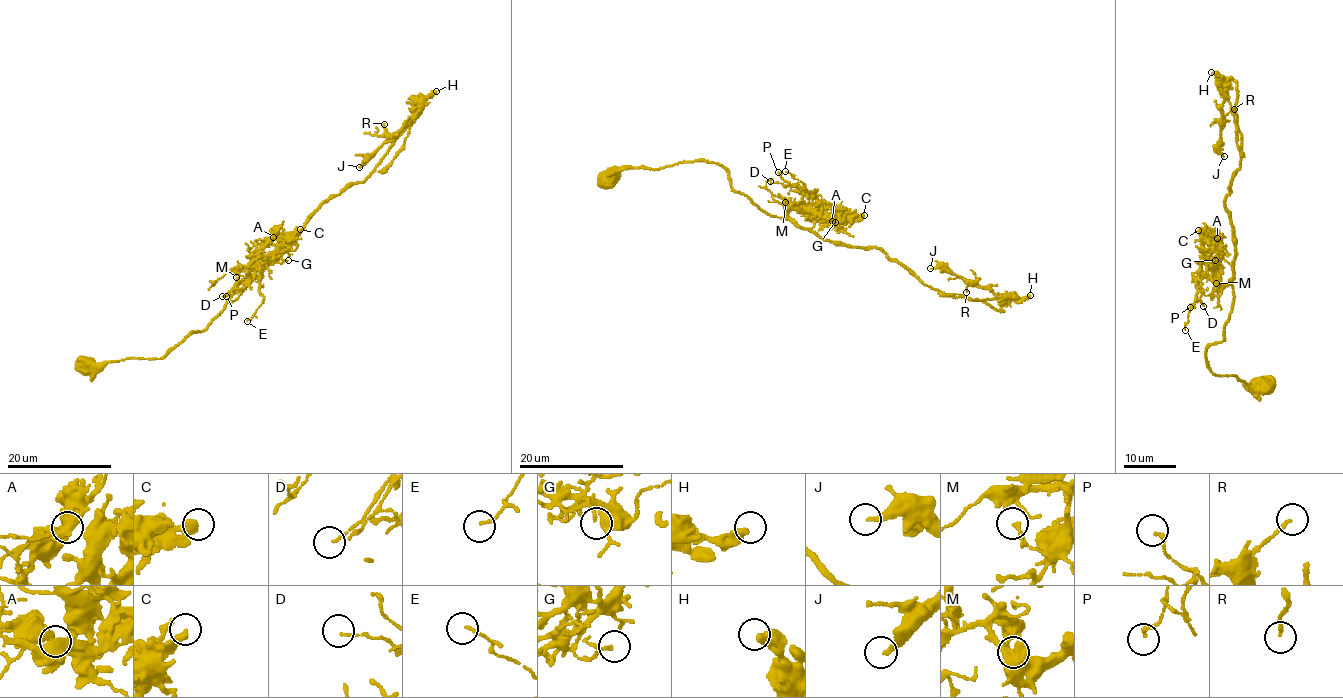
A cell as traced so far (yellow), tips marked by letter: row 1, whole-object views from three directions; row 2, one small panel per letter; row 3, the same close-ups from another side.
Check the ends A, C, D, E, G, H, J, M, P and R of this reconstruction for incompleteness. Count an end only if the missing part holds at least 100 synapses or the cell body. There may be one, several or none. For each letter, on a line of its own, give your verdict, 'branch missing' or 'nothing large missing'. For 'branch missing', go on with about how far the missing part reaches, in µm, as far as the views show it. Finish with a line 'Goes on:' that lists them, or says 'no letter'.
A: nothing large missing
C: nothing large missing
D: nothing large missing
E: nothing large missing
G: nothing large missing
H: nothing large missing
J: nothing large missing
M: nothing large missing
P: nothing large missing
R: nothing large missing
Goes on: no letter

